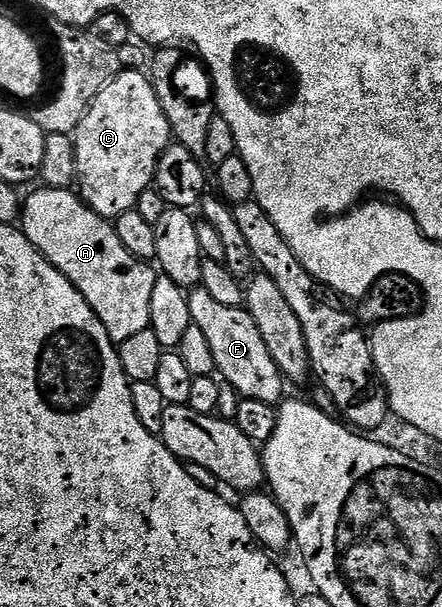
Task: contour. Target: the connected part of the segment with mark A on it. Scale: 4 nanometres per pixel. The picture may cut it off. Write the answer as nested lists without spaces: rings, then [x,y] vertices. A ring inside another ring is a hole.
[[[44,186],[38,189],[23,200],[19,227],[25,237],[87,298],[87,306],[95,310],[114,345],[127,342],[127,338],[148,328],[151,290],[155,290],[158,278],[154,265],[135,258],[119,242],[116,227],[91,210],[76,191]]]

